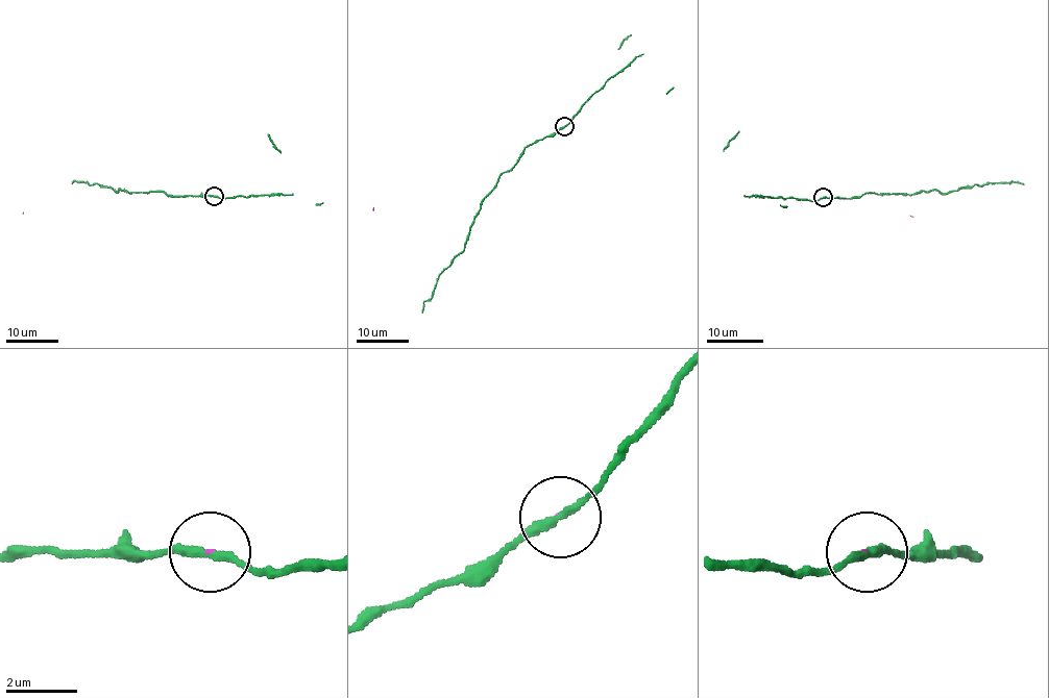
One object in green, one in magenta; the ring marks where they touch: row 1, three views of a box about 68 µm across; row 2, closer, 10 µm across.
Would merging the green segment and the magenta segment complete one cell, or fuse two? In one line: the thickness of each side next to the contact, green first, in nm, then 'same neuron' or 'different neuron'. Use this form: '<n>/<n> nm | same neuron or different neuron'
240/50 nm | different neuron

